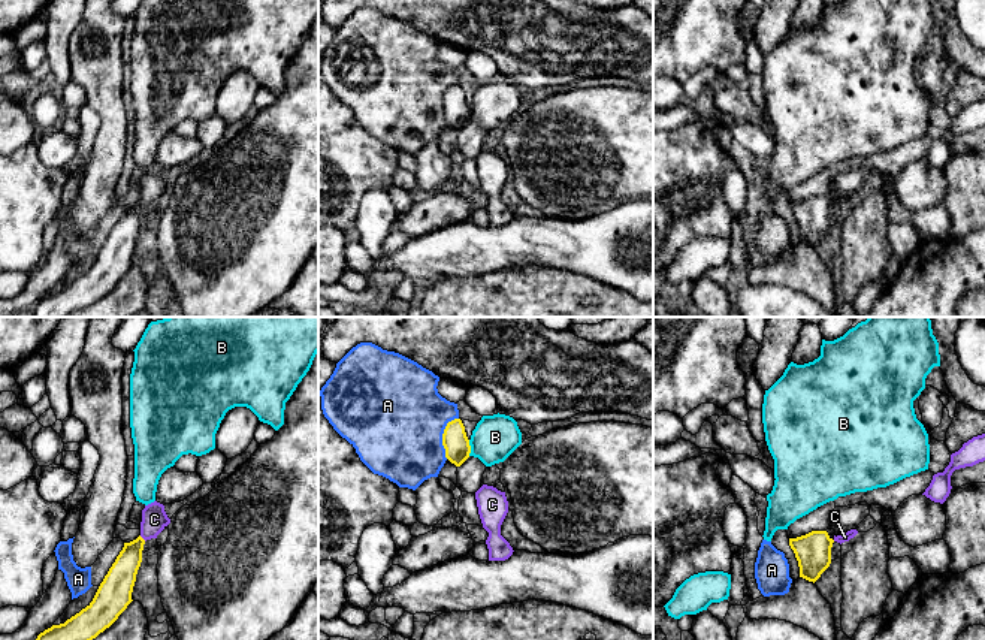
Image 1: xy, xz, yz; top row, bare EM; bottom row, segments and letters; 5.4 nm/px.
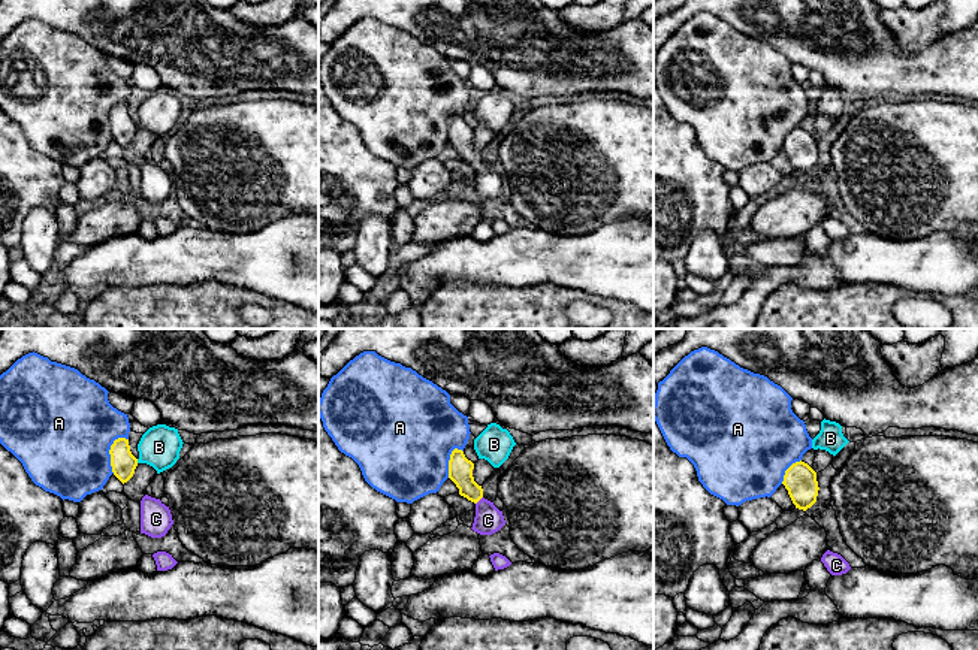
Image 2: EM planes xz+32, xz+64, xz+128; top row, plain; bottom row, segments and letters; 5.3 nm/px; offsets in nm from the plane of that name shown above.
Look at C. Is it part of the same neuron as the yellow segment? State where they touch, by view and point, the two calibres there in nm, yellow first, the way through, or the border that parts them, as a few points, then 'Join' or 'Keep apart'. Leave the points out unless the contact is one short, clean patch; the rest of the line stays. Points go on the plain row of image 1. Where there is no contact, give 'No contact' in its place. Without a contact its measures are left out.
Touches yellow at xy (141, 202). Thickness 160 nm (yellow) against 140 nm. Path across: xy (121, 241), (141, 202), (154, 184). Join

